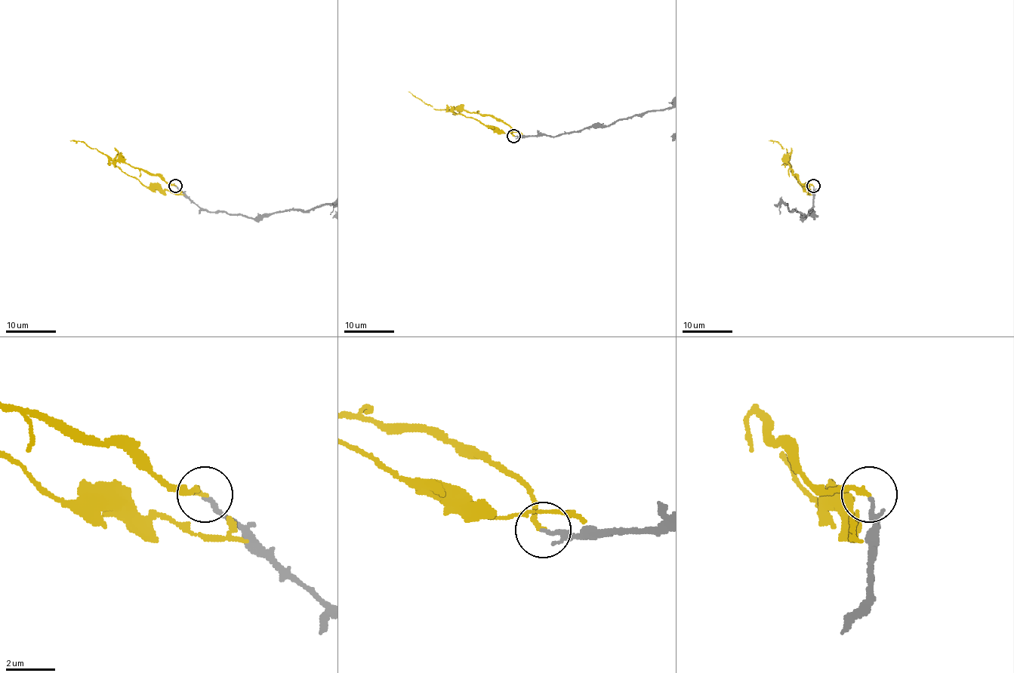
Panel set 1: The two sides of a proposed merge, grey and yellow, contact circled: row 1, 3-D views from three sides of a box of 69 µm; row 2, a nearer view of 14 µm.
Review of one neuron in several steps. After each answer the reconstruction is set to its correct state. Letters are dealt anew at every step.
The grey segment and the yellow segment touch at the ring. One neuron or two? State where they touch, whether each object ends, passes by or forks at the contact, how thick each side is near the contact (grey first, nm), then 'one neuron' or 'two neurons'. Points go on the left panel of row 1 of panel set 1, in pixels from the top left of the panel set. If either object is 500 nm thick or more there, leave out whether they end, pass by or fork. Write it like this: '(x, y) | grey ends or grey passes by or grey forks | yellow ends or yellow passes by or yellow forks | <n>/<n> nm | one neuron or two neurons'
(175, 185) | grey passes by | yellow ends | 110/200 nm | one neuron

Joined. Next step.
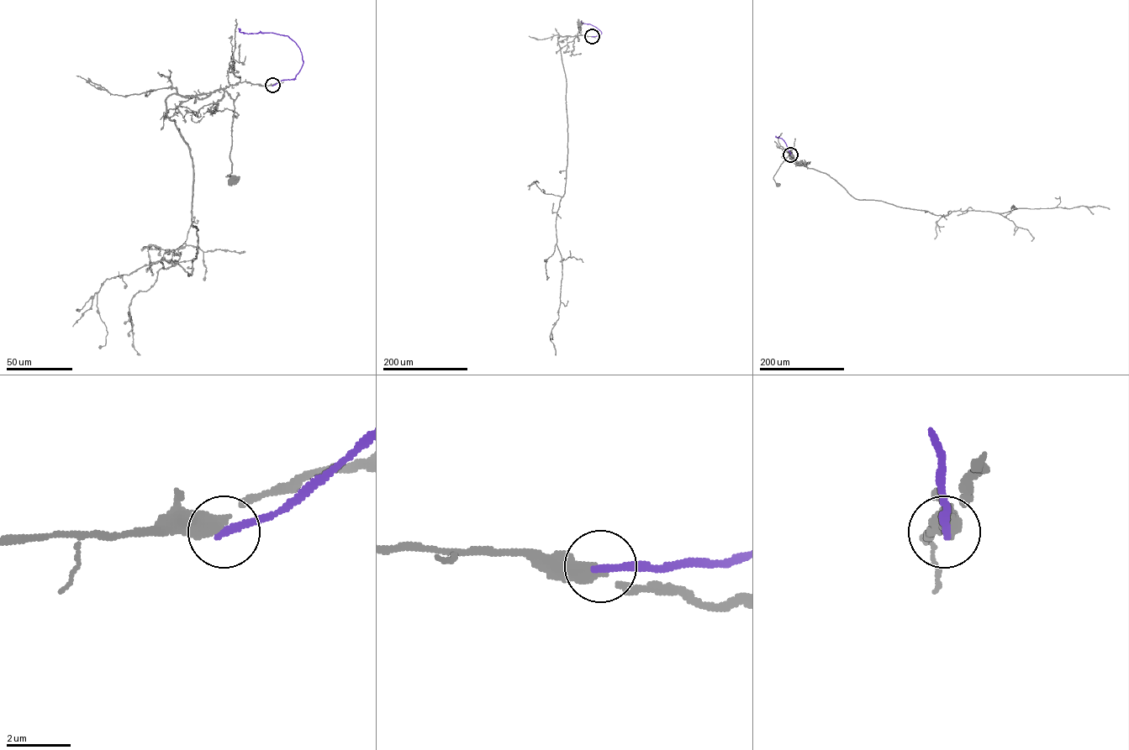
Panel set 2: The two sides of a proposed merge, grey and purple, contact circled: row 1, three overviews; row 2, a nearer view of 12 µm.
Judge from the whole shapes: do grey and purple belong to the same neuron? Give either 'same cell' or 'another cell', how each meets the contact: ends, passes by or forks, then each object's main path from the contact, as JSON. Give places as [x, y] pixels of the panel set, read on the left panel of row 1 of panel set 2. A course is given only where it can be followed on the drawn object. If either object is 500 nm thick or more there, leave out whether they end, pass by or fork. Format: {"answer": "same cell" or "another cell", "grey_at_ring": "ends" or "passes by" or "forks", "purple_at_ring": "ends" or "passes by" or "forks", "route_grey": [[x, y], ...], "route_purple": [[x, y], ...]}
{"answer": "another cell", "grey_at_ring": "passes by", "purple_at_ring": "ends", "route_grey": [[272, 85], [243, 81], [224, 90], [234, 100], [232, 172], [227, 175], [233, 179]], "route_purple": [[272, 85], [295, 77], [303, 63], [300, 49], [287, 36], [271, 33], [245, 34], [238, 28]]}

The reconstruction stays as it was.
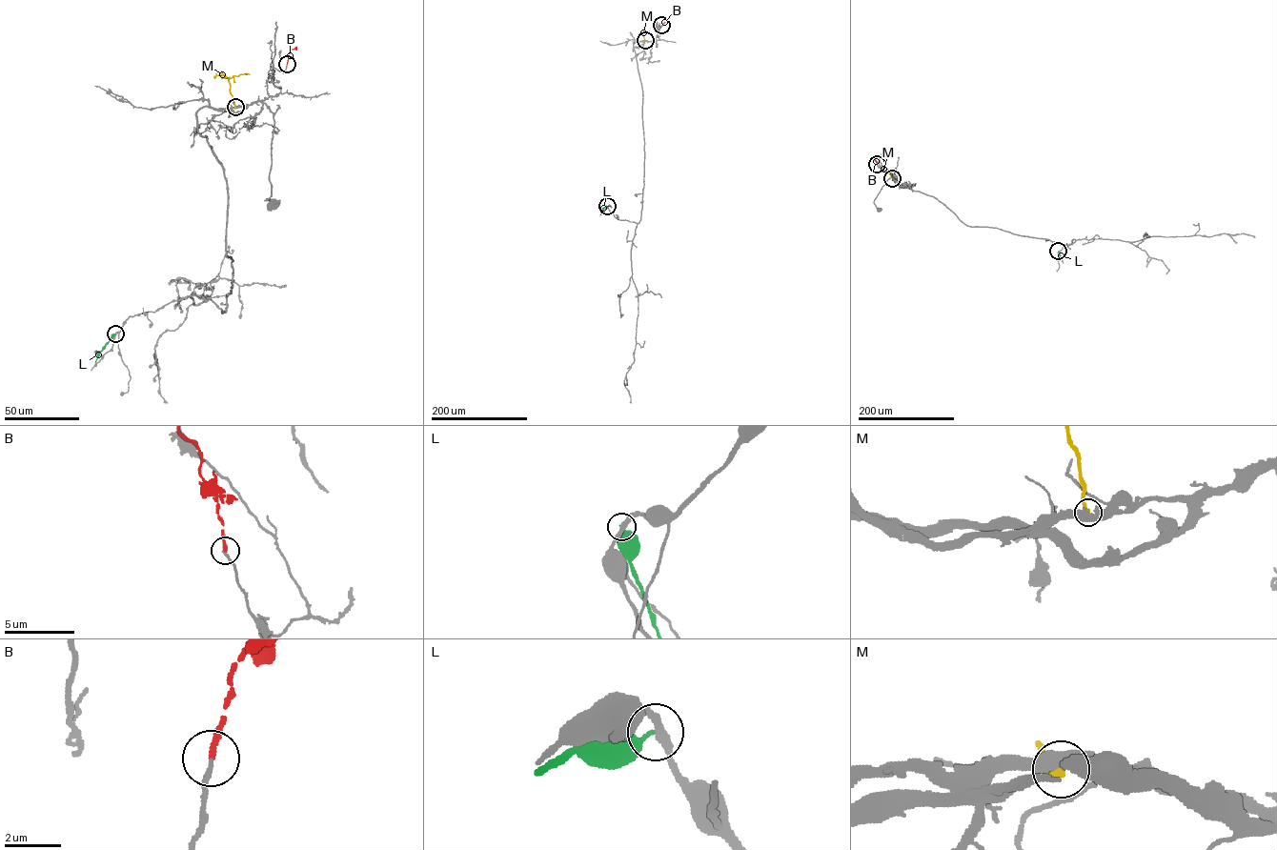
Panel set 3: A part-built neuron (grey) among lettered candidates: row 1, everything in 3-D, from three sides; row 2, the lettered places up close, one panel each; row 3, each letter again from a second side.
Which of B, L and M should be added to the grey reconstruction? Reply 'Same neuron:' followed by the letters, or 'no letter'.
Same neuron: B

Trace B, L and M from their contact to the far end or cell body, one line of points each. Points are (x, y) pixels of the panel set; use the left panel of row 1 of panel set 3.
B: (287, 64), (289, 52), (296, 48)
L: (115, 333), (99, 353), (95, 362)
M: (235, 107), (229, 79), (246, 73)

